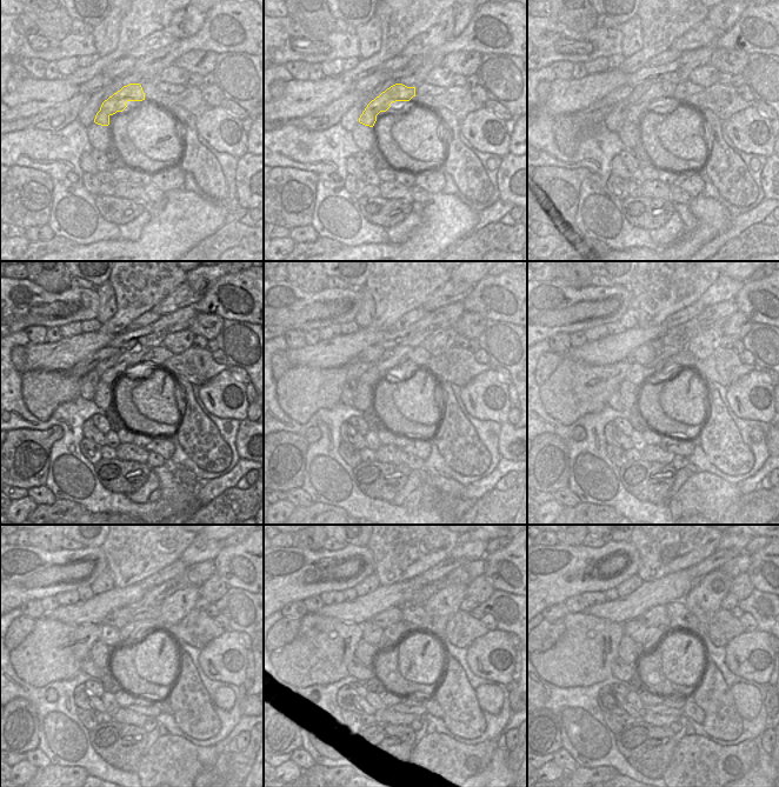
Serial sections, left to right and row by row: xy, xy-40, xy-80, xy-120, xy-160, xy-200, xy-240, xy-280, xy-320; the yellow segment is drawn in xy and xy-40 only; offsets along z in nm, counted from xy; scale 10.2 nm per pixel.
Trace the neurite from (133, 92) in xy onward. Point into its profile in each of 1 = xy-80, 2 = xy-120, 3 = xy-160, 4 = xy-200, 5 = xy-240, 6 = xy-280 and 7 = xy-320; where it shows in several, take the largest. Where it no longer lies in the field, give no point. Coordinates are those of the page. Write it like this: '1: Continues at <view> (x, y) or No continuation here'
1: Continues at xy-80 (661, 91)
2: Continues at xy-120 (131, 358)
3: Continues at xy-160 (391, 359)
4: Continues at xy-200 (637, 373)
5: Continues at xy-240 (110, 637)
6: Continues at xy-280 (372, 633)
7: Continues at xy-320 (636, 628).

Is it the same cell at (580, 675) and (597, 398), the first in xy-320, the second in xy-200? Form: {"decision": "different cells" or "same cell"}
{"decision": "same cell"}

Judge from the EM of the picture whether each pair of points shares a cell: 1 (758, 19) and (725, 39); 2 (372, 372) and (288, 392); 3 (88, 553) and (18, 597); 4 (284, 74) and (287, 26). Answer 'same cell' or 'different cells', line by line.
1: same cell
2: different cells
3: same cell
4: different cells

